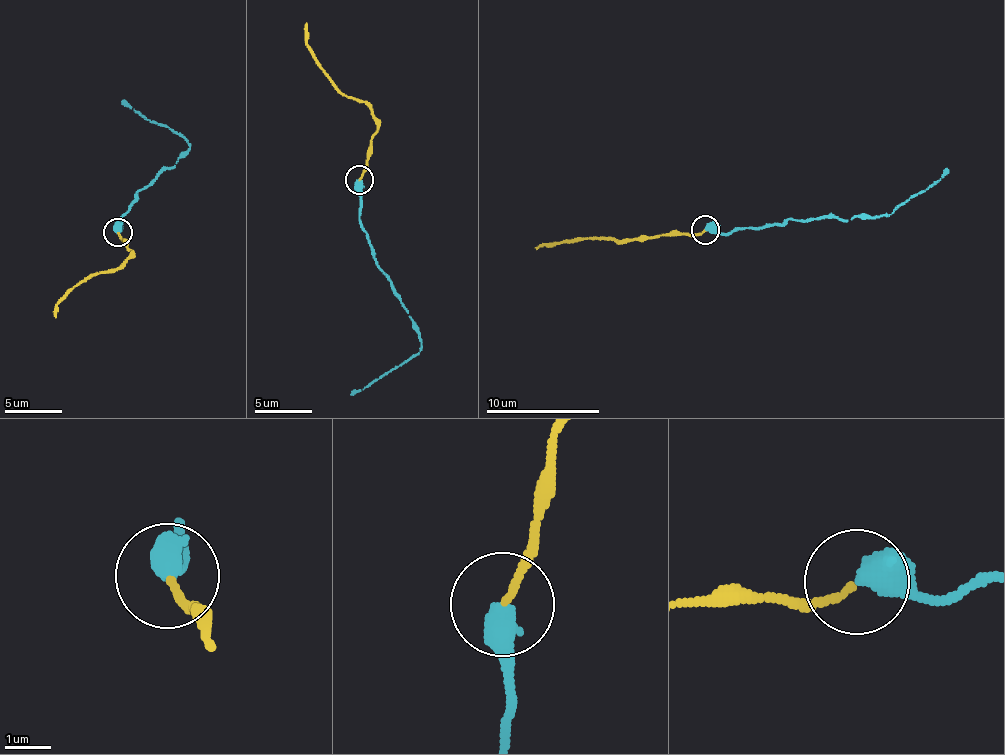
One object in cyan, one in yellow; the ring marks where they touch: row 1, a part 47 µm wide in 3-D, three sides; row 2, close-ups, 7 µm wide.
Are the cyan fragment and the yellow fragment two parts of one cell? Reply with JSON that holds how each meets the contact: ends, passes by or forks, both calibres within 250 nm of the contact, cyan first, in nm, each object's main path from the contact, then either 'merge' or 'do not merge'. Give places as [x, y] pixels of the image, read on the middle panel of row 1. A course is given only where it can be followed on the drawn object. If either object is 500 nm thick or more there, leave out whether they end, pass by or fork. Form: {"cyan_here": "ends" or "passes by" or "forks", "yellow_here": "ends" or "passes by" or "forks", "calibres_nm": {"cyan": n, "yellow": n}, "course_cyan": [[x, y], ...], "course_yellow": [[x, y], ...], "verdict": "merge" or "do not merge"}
{"cyan_here": "passes by", "yellow_here": "ends", "calibres_nm": {"cyan": 380, "yellow": 140}, "course_cyan": [[360, 179], [360, 227], [375, 265], [413, 319], [422, 348], [350, 393]], "course_yellow": [[360, 179], [376, 118], [361, 101], [341, 93], [321, 67], [306, 43], [306, 22]], "verdict": "merge"}

